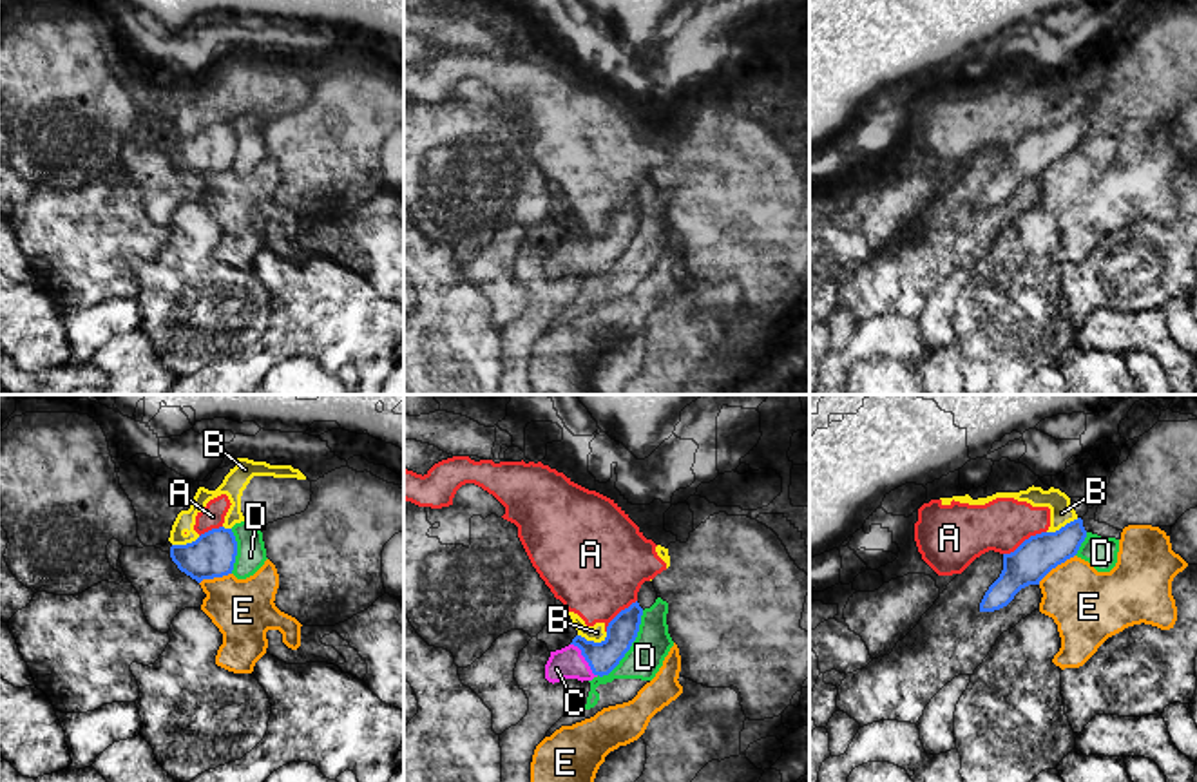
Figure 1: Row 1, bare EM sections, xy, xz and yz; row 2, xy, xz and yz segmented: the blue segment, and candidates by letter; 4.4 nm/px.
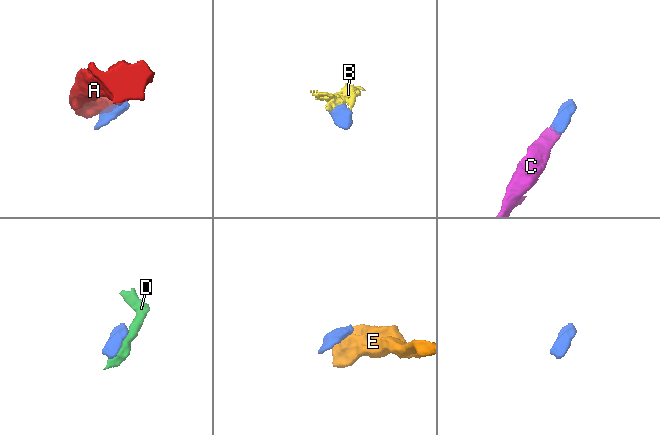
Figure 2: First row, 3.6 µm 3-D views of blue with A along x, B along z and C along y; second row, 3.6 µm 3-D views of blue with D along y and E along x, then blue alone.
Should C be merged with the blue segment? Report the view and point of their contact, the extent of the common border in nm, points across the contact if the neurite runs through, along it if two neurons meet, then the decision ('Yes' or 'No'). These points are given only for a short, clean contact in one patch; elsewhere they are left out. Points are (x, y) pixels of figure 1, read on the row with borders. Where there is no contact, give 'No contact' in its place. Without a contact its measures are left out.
Touches blue at xz (585, 659). Shared border 190 nm. Path across: xz (602, 658), (585, 659), (567, 663). Yes

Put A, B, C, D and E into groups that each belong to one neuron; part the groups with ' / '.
A B / C / D / E

